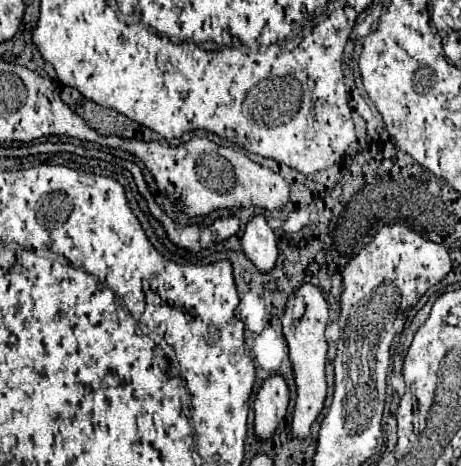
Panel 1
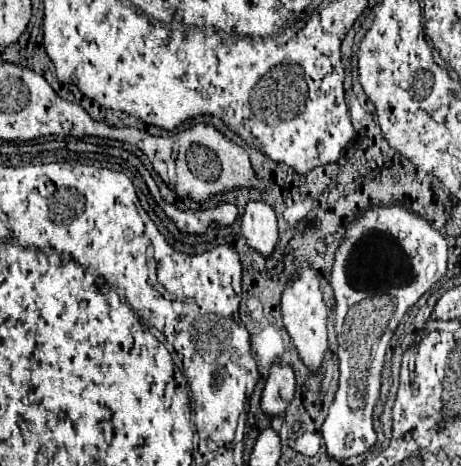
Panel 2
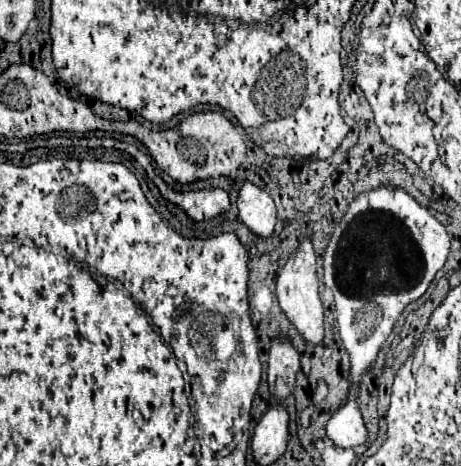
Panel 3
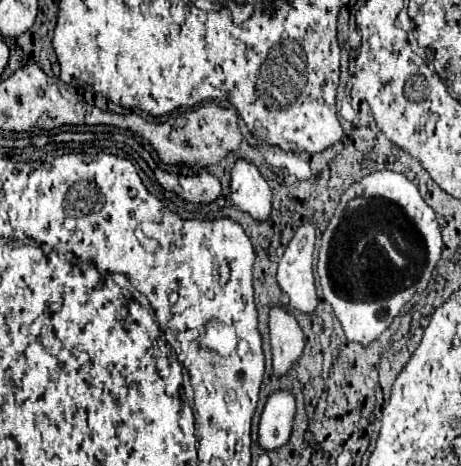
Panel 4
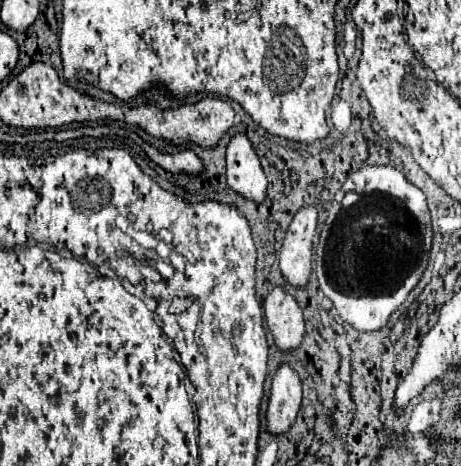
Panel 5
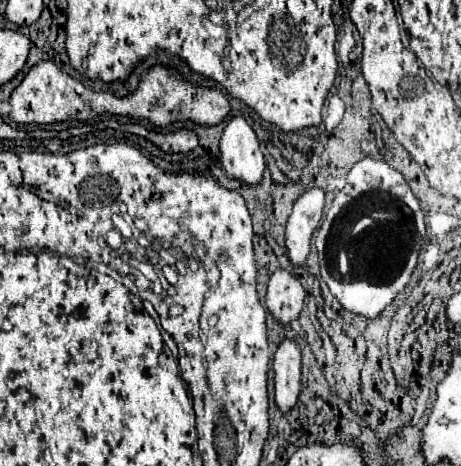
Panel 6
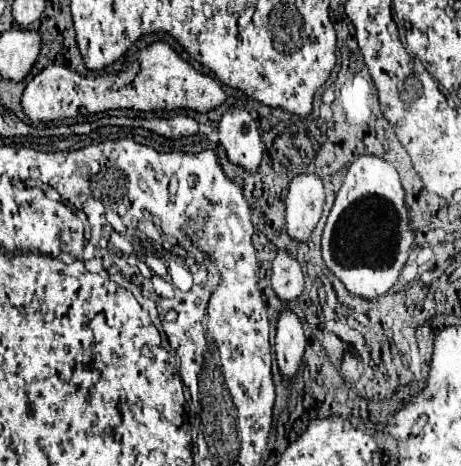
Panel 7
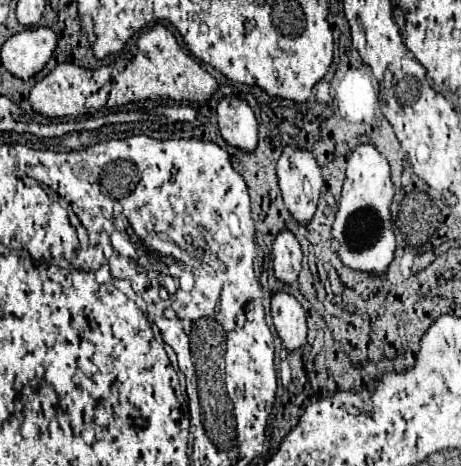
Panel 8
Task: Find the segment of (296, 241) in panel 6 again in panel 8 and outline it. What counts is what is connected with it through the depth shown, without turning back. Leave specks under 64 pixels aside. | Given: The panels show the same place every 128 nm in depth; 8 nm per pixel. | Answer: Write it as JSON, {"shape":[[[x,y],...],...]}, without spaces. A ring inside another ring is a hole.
{"shape":[[[286,144],[282,148],[282,154],[278,158],[278,186],[282,190],[284,196],[284,204],[290,210],[290,214],[294,216],[294,220],[298,220],[300,224],[306,224],[312,220],[314,212],[316,212],[316,204],[318,204],[318,196],[320,196],[320,188],[324,184],[324,178],[320,174],[320,166],[314,158],[314,154],[306,148],[298,148],[292,144]]]}

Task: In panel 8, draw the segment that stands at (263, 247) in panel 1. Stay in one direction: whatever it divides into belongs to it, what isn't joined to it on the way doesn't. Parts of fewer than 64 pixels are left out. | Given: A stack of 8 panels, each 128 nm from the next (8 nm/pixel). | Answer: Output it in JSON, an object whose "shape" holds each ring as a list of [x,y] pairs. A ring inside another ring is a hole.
{"shape":[[[226,96],[218,104],[218,128],[222,138],[236,148],[256,150],[258,122],[246,100],[238,96]]]}

